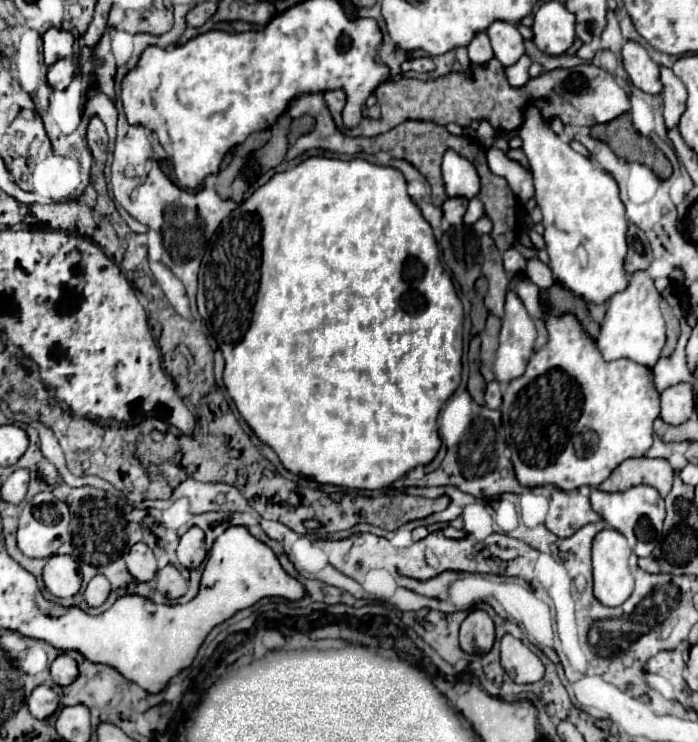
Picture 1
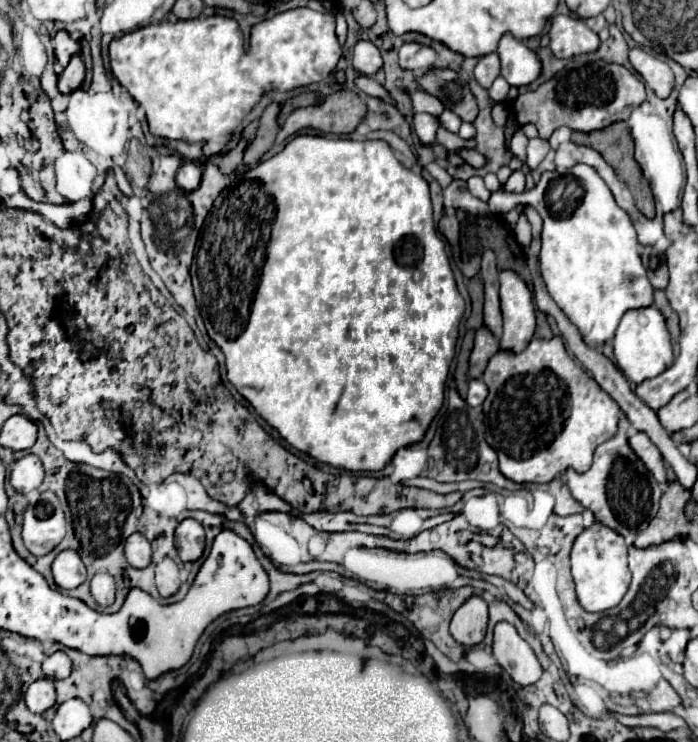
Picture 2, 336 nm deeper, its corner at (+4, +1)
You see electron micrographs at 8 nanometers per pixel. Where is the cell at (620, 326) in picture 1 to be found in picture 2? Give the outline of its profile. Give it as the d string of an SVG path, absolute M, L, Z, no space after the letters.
M655 307L627 311L617 327L613 349L615 349L615 359L619 369L627 379L631 379L637 385L645 379L657 377L673 363L673 345L669 339L669 331L665 327L663 315Z

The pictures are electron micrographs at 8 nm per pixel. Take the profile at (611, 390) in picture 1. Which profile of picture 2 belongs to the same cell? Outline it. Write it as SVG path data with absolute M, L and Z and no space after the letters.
M561 337L533 339L521 353L495 353L481 379L489 387L489 395L483 403L485 441L497 453L501 473L515 483L549 483L567 467L585 473L591 467L595 447L615 435L621 413L619 405L581 369L581 365L573 361L573 357L569 357Z

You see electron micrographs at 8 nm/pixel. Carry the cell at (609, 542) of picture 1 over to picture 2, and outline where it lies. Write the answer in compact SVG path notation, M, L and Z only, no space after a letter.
M593 523L573 543L571 575L573 575L575 589L577 589L577 599L585 611L601 613L601 611L607 611L619 605L619 601L627 593L627 585L631 583L631 571L627 567L625 539L613 529L607 529L601 523Z

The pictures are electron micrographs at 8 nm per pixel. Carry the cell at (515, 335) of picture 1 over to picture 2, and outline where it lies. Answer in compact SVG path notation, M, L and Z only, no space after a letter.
M511 269L499 273L501 281L501 311L503 311L503 337L501 349L515 353L523 351L535 333L535 307L533 293L525 281Z

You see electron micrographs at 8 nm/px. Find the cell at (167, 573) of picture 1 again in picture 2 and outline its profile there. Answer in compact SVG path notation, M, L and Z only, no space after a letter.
M165 557L155 565L155 583L161 597L171 597L179 591L179 567L171 557Z

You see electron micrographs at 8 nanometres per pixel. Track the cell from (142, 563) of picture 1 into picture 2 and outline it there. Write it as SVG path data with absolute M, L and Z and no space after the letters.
M141 533L129 535L129 539L125 541L125 559L137 569L143 569L151 563L151 543L147 541L145 535Z

